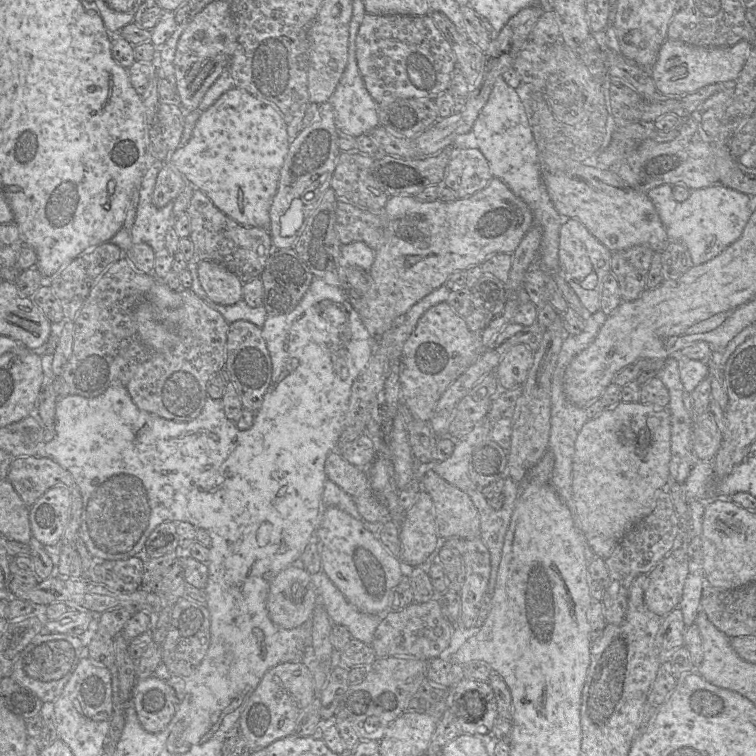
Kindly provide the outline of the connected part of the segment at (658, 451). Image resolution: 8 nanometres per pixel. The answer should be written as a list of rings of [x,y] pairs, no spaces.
[[[619,402],[613,407],[606,408],[597,417],[588,419],[580,430],[575,442],[575,454],[572,467],[572,491],[576,505],[577,514],[580,520],[580,529],[587,539],[594,553],[602,559],[611,556],[622,538],[640,520],[648,516],[656,506],[660,493],[668,487],[670,483],[670,459],[671,459],[671,422],[668,407],[654,404],[644,404],[641,402]]]

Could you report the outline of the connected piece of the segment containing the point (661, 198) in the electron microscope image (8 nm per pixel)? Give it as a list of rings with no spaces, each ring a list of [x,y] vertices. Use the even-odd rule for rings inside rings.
[[[669,184],[655,187],[647,195],[657,210],[669,240],[683,243],[695,266],[713,259],[738,240],[753,212],[749,195],[722,184],[694,189],[683,202],[673,198]]]

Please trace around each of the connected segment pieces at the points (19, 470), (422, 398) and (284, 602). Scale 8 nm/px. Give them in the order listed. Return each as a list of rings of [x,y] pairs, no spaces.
[[[20,456],[13,459],[7,476],[27,507],[58,484],[74,487],[68,470],[47,457]]]
[[[441,302],[428,309],[419,319],[406,340],[400,357],[400,387],[402,402],[409,408],[413,419],[429,422],[435,405],[446,389],[462,375],[483,352],[480,333],[469,330],[466,319],[447,303]]]
[[[299,563],[288,566],[272,580],[267,611],[278,627],[293,629],[301,626],[312,618],[317,604],[315,578]]]

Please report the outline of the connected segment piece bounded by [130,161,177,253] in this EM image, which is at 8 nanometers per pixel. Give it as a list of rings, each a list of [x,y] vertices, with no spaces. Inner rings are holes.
[[[168,161],[155,162],[140,184],[140,197],[134,224],[130,230],[133,244],[146,243],[158,252],[165,247],[167,231],[174,227],[173,202],[158,208],[153,204],[153,192],[159,171]]]

